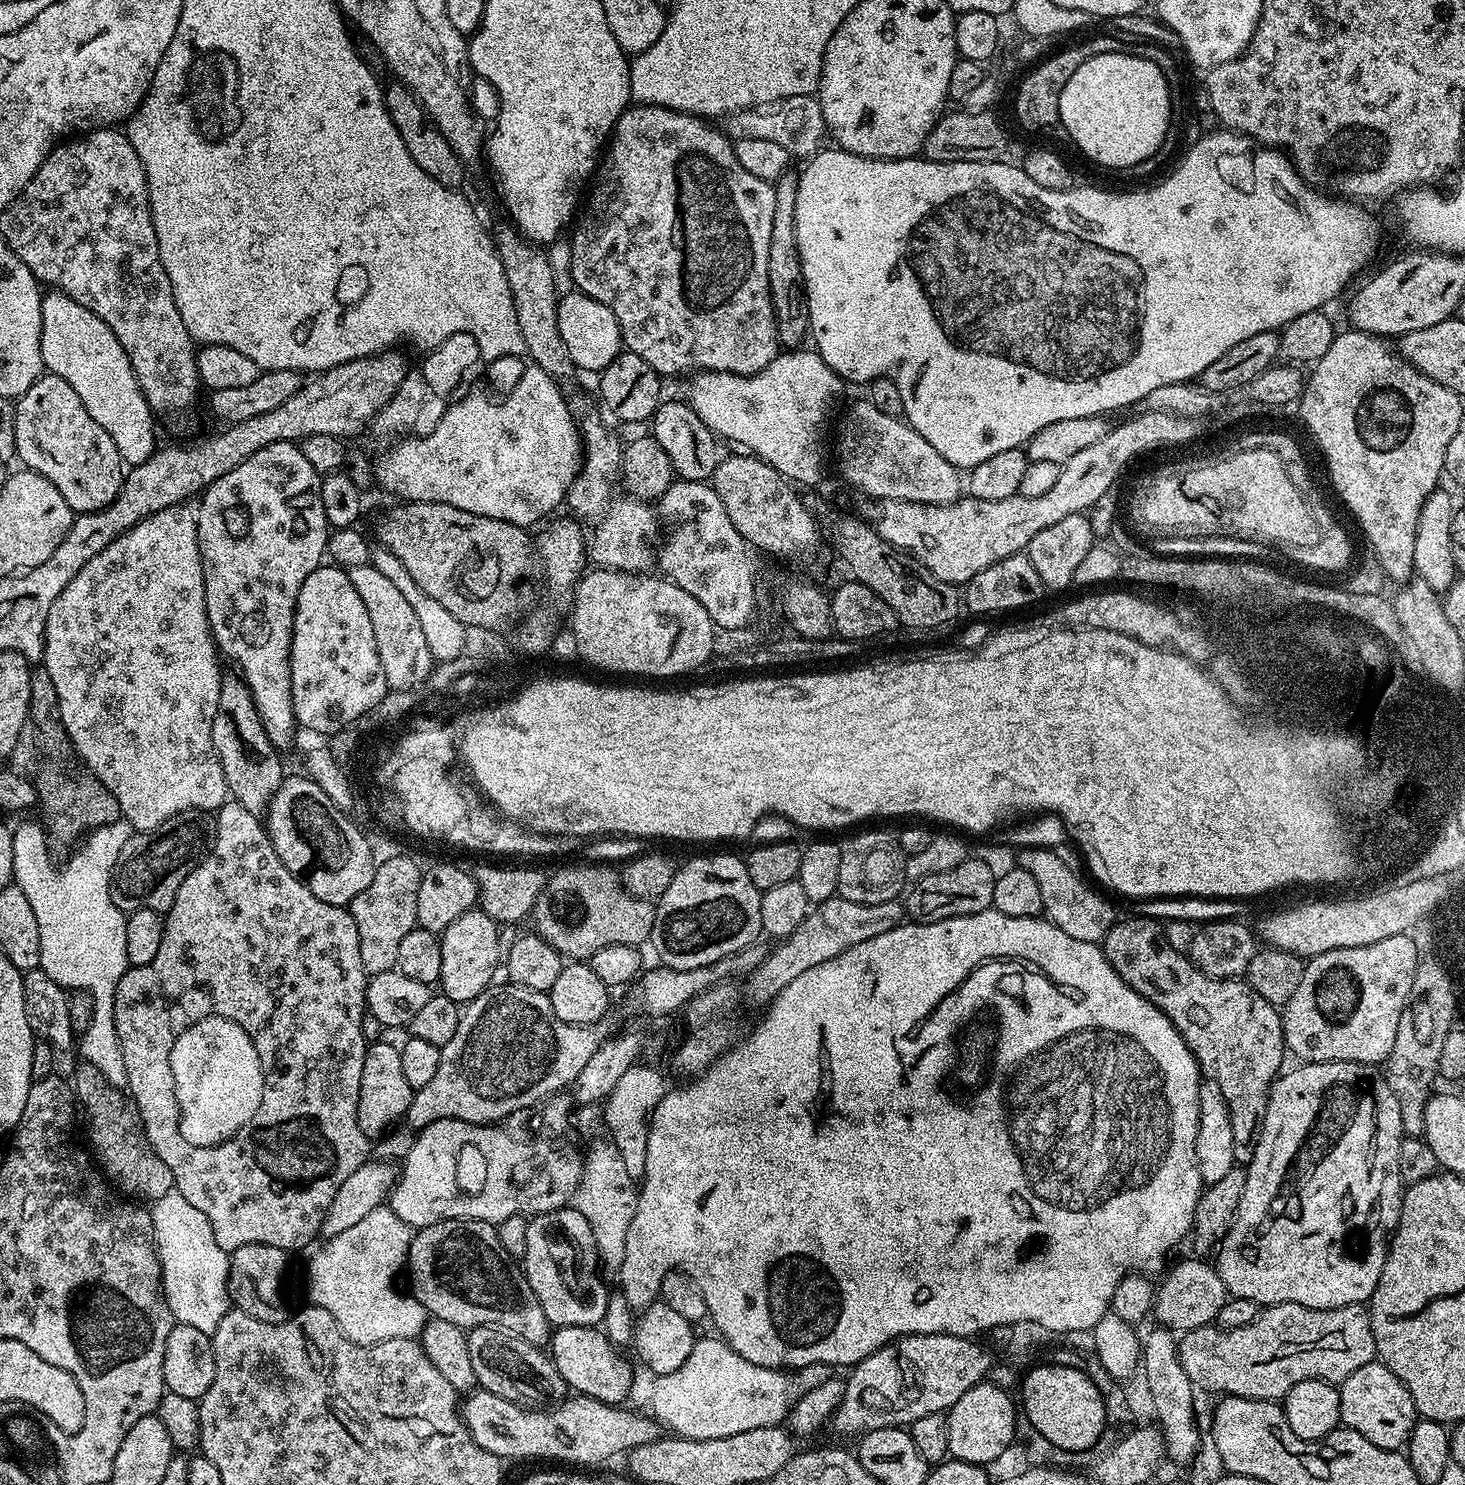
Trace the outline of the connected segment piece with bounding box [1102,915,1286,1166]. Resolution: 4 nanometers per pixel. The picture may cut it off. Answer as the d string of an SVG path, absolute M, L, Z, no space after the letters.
M1133 915L1130 920L1117 919L1102 941L1102 947L1110 966L1129 984L1135 992L1142 994L1182 1034L1186 1046L1194 1054L1200 1067L1201 1077L1211 1087L1220 1091L1220 1099L1228 1108L1230 1118L1230 1138L1232 1139L1232 1159L1237 1165L1246 1166L1254 1158L1258 1146L1260 1125L1264 1123L1268 1094L1276 1077L1285 1067L1284 1025L1277 1005L1266 1002L1262 994L1255 992L1243 979L1219 980L1207 976L1196 967L1185 953L1174 950L1166 942L1163 927L1155 919Z

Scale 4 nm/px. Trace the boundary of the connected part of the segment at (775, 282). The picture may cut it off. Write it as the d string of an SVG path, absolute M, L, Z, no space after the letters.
M785 174L775 181L774 226L770 232L770 294L776 319L776 338L785 349L799 349L809 335L808 298L804 294L804 275L798 254L798 234L796 233L796 203L798 202L798 179L795 175Z

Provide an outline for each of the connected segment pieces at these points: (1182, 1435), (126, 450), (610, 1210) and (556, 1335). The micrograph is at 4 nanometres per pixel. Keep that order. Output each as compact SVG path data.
M1163 1326L1153 1327L1148 1340L1142 1344L1142 1372L1148 1378L1150 1394L1154 1394L1156 1403L1155 1423L1164 1435L1164 1450L1169 1461L1176 1464L1188 1464L1200 1448L1200 1428L1196 1425L1196 1404L1192 1401L1194 1385L1182 1370L1178 1355L1178 1340Z
M49 291L41 299L40 305L42 306L40 345L45 369L51 375L66 378L66 382L74 386L74 394L78 394L78 398L82 398L82 406L86 406L86 414L90 414L90 418L94 418L94 422L98 422L98 426L102 426L102 430L106 430L106 434L114 438L114 446L118 446L118 454L125 465L146 462L146 458L150 458L158 447L156 424L152 421L154 413L143 390L140 389L126 350L118 342L118 338L114 338L114 330L110 330L110 326L106 326L106 322L98 318L98 314L86 310L86 306L78 306L78 302L74 302L61 292Z
M599 1103L579 1105L574 1112L574 1127L581 1137L592 1139L583 1153L583 1170L576 1187L574 1207L590 1222L599 1261L603 1267L605 1264L616 1272L625 1260L627 1231L637 1208L638 1190L634 1179L628 1176L618 1149L609 1139L604 1109Z
M599 1327L556 1328L550 1337L551 1348L552 1365L573 1393L589 1396L591 1400L601 1400L604 1404L620 1406L625 1403L624 1399L632 1388L632 1368L621 1349L615 1348Z

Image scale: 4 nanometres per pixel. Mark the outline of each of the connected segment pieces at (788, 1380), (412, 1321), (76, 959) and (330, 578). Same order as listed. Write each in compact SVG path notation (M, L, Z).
M711 1335L697 1339L690 1358L674 1374L662 1374L651 1381L651 1415L677 1437L718 1439L759 1427L783 1425L800 1396L830 1377L829 1369L822 1364L795 1370L754 1366L754 1362L746 1362L719 1335Z
M381 1206L370 1210L362 1222L354 1222L350 1230L342 1230L342 1234L327 1237L324 1245L312 1256L308 1264L308 1296L317 1308L324 1308L338 1322L342 1334L355 1344L377 1344L390 1342L394 1338L407 1340L419 1337L421 1330L428 1323L428 1311L418 1302L415 1296L399 1292L392 1283L396 1275L401 1275L408 1257L408 1247L412 1241L414 1229L402 1222L391 1207Z
M31 816L23 817L17 825L13 825L12 834L12 845L14 846L14 866L12 867L13 883L15 887L22 890L26 898L29 899L30 906L33 907L34 916L38 923L38 936L41 939L41 949L40 949L40 968L58 983L65 990L79 990L82 992L87 992L89 996L92 997L92 1017L88 1024L83 1025L81 1034L78 1036L78 1052L81 1057L87 1063L93 1064L93 1066L99 1070L100 1073L111 1083L119 1085L126 1078L126 1070L124 1069L124 1063L122 1062L122 1050L120 1049L120 1043L116 1037L116 1027L114 1026L114 994L118 990L118 982L122 978L122 974L127 972L129 968L128 959L126 958L126 920L127 915L118 910L116 905L114 905L113 899L110 898L109 894L109 882L113 874L113 868L115 864L96 864L96 860L104 860L104 856L92 856L92 860L84 860L84 852L104 852L104 848L108 848L108 840L100 840L100 836L104 836L104 832L100 832L95 829L86 836L79 845L76 851L73 851L71 855L67 857L66 863L62 869L50 866L52 862L51 853L48 850L48 839L47 833L44 831L44 827L41 821L37 818L30 818Z
M339 566L315 568L298 590L298 602L292 627L292 645L290 646L290 682L292 683L292 709L296 715L297 725L301 729L309 728L312 732L326 732L325 734L342 731L348 724L362 718L374 710L390 691L386 682L386 674L382 674L382 658L378 658L378 646L374 642L374 626L370 626L370 614L366 611L366 605L363 604L362 597L358 595L358 590L354 590L354 582L350 582L347 571Z

